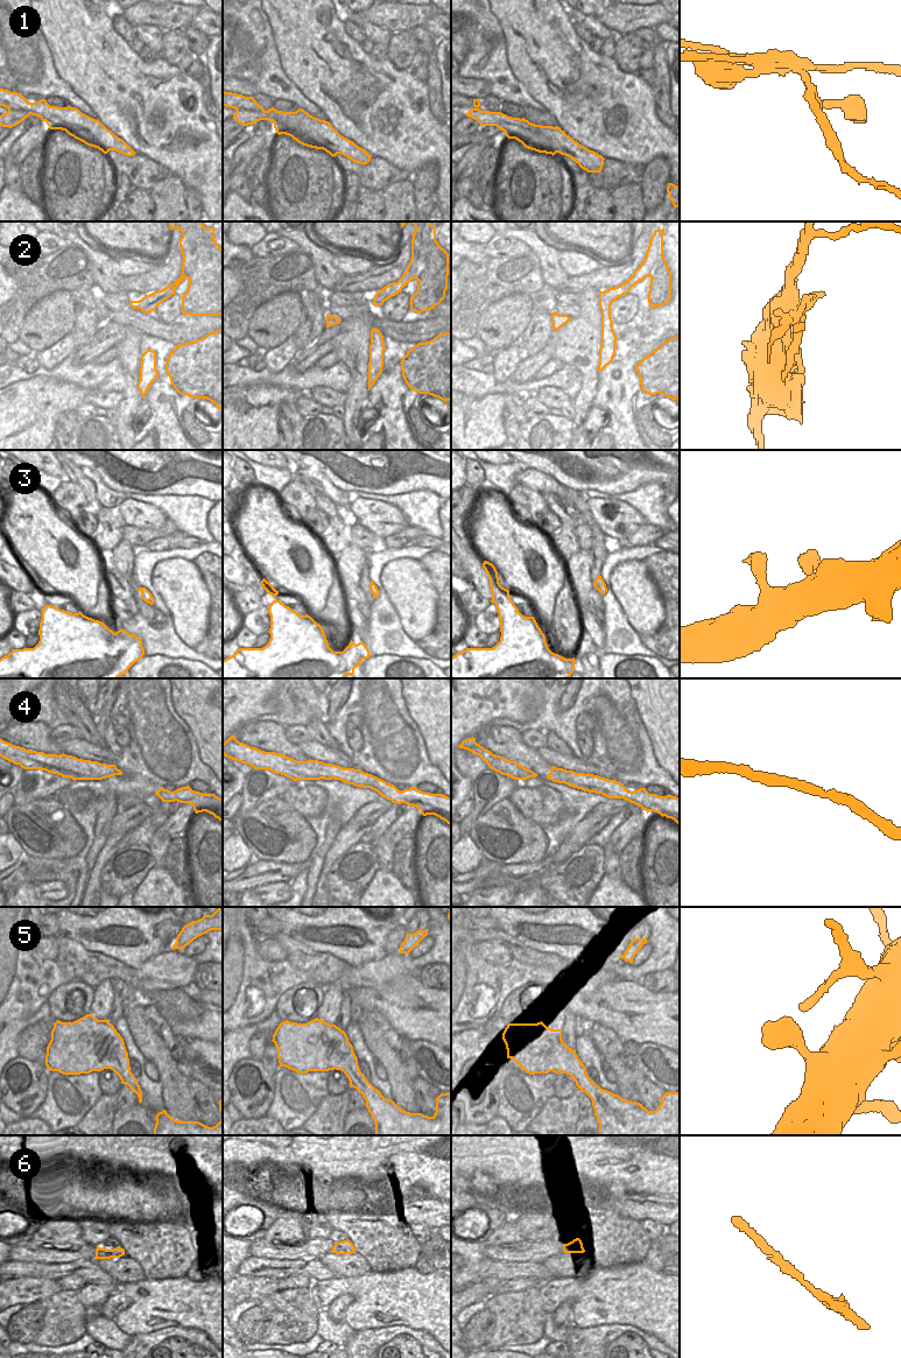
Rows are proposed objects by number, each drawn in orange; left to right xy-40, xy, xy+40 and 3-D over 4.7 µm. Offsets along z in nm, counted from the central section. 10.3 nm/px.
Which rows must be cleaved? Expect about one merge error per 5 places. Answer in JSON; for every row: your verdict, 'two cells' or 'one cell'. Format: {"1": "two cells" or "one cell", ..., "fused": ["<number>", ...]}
{"1": "two cells", "2": "one cell", "3": "one cell", "4": "one cell", "5": "one cell", "6": "one cell", "fused": ["1"]}

